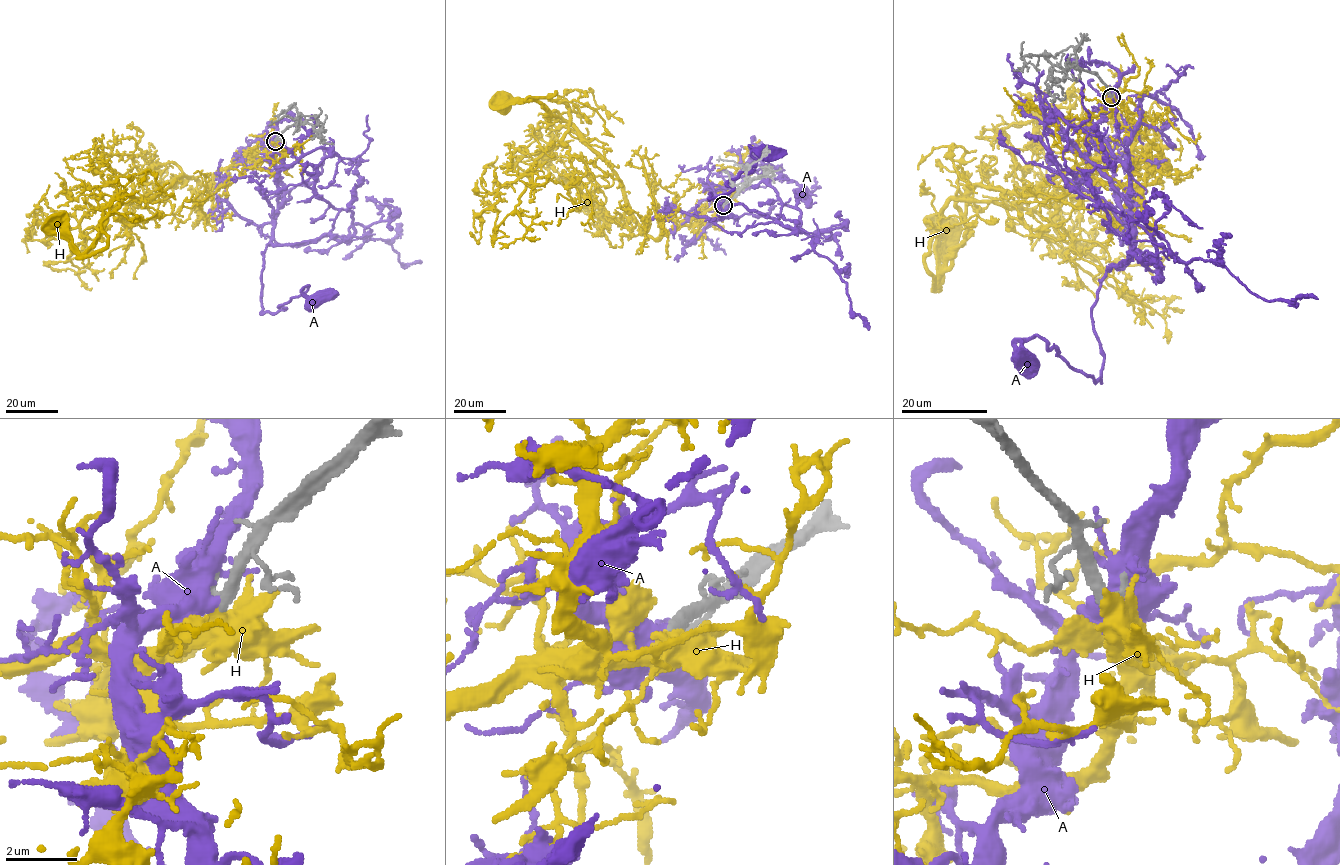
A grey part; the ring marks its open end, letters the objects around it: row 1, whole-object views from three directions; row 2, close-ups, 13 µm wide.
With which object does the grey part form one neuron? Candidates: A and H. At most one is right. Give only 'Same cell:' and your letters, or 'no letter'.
Same cell: H

